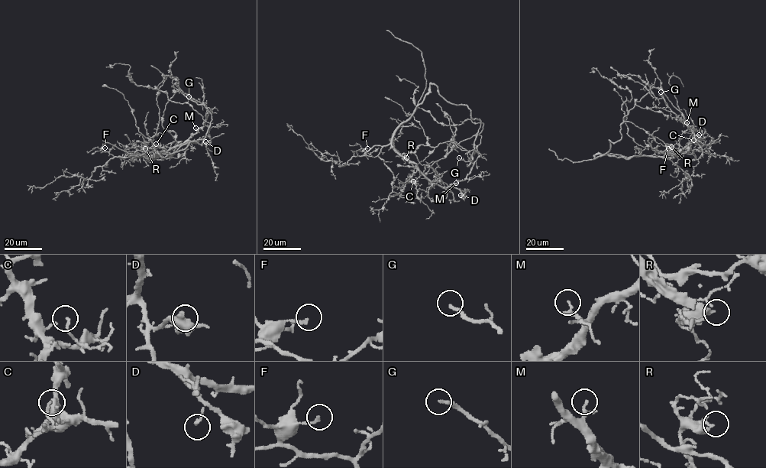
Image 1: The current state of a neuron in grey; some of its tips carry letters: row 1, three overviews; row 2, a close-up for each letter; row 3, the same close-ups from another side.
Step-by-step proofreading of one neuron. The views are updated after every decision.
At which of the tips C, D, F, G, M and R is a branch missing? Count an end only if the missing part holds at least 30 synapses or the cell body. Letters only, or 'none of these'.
G, M

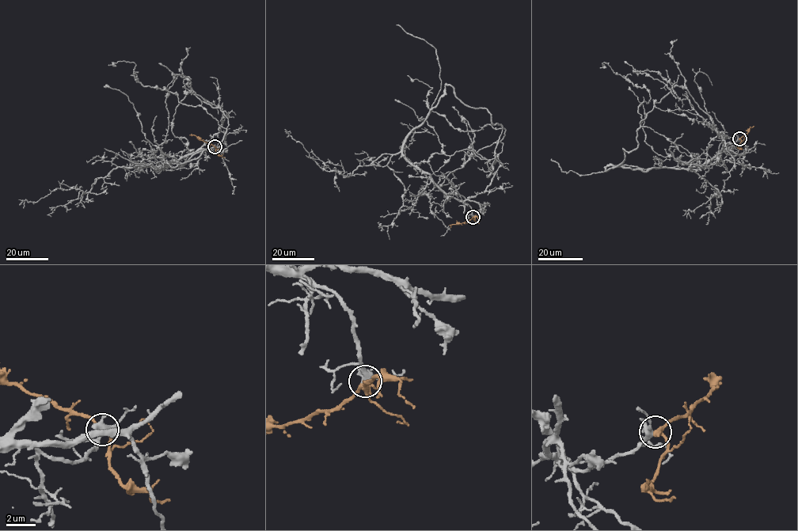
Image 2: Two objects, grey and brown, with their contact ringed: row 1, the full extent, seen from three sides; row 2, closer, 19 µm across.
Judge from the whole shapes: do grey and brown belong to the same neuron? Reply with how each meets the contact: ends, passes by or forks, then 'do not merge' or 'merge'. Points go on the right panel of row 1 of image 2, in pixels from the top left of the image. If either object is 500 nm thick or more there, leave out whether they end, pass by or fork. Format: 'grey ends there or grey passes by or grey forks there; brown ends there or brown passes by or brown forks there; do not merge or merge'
grey forks there; brown passes by; merge

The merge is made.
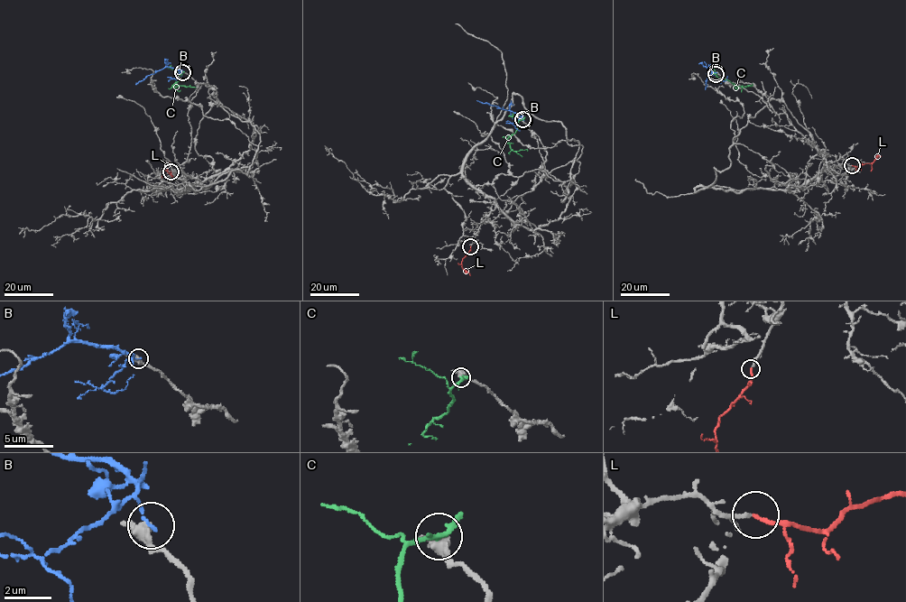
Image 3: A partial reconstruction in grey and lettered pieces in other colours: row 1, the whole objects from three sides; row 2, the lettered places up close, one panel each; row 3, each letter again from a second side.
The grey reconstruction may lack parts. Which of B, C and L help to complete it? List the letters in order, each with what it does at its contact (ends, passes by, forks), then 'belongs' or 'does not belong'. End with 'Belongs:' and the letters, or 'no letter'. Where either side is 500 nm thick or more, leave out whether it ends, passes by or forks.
B: it ends there; does not belong
C: does not belong
L: it ends there; belongs
Belongs: L

